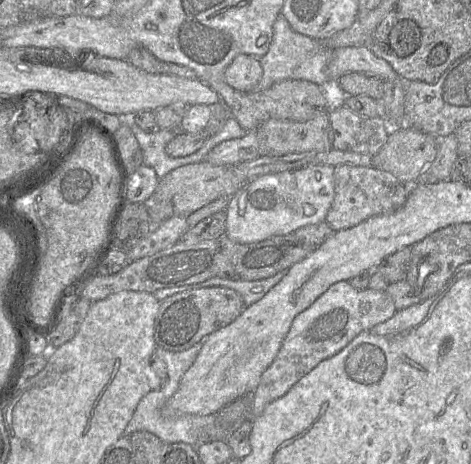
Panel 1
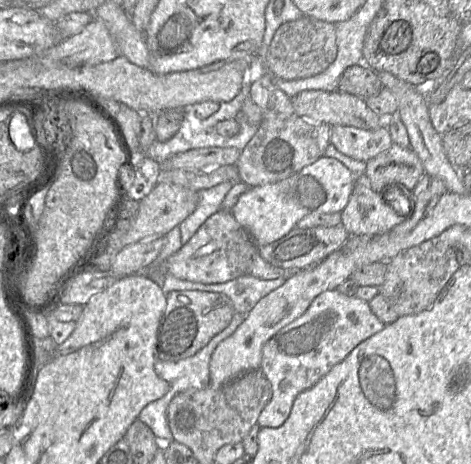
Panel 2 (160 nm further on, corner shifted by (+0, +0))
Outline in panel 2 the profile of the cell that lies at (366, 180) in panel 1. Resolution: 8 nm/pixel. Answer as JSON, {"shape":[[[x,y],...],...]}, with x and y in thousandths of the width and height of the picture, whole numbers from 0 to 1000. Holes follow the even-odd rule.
{"shape":[[[773,373],[754,377],[754,399],[741,435],[732,450],[722,457],[724,483],[743,506],[798,509],[824,502],[877,459],[881,446],[875,450],[873,440],[870,457],[860,457],[860,461],[849,457],[849,450],[862,455],[856,448],[866,446],[864,435],[879,435],[879,425],[854,427],[856,420],[862,420],[856,405],[843,407],[841,418],[828,425],[826,431],[820,420],[813,422],[811,418],[813,414],[803,416],[788,405],[786,390]]]}

